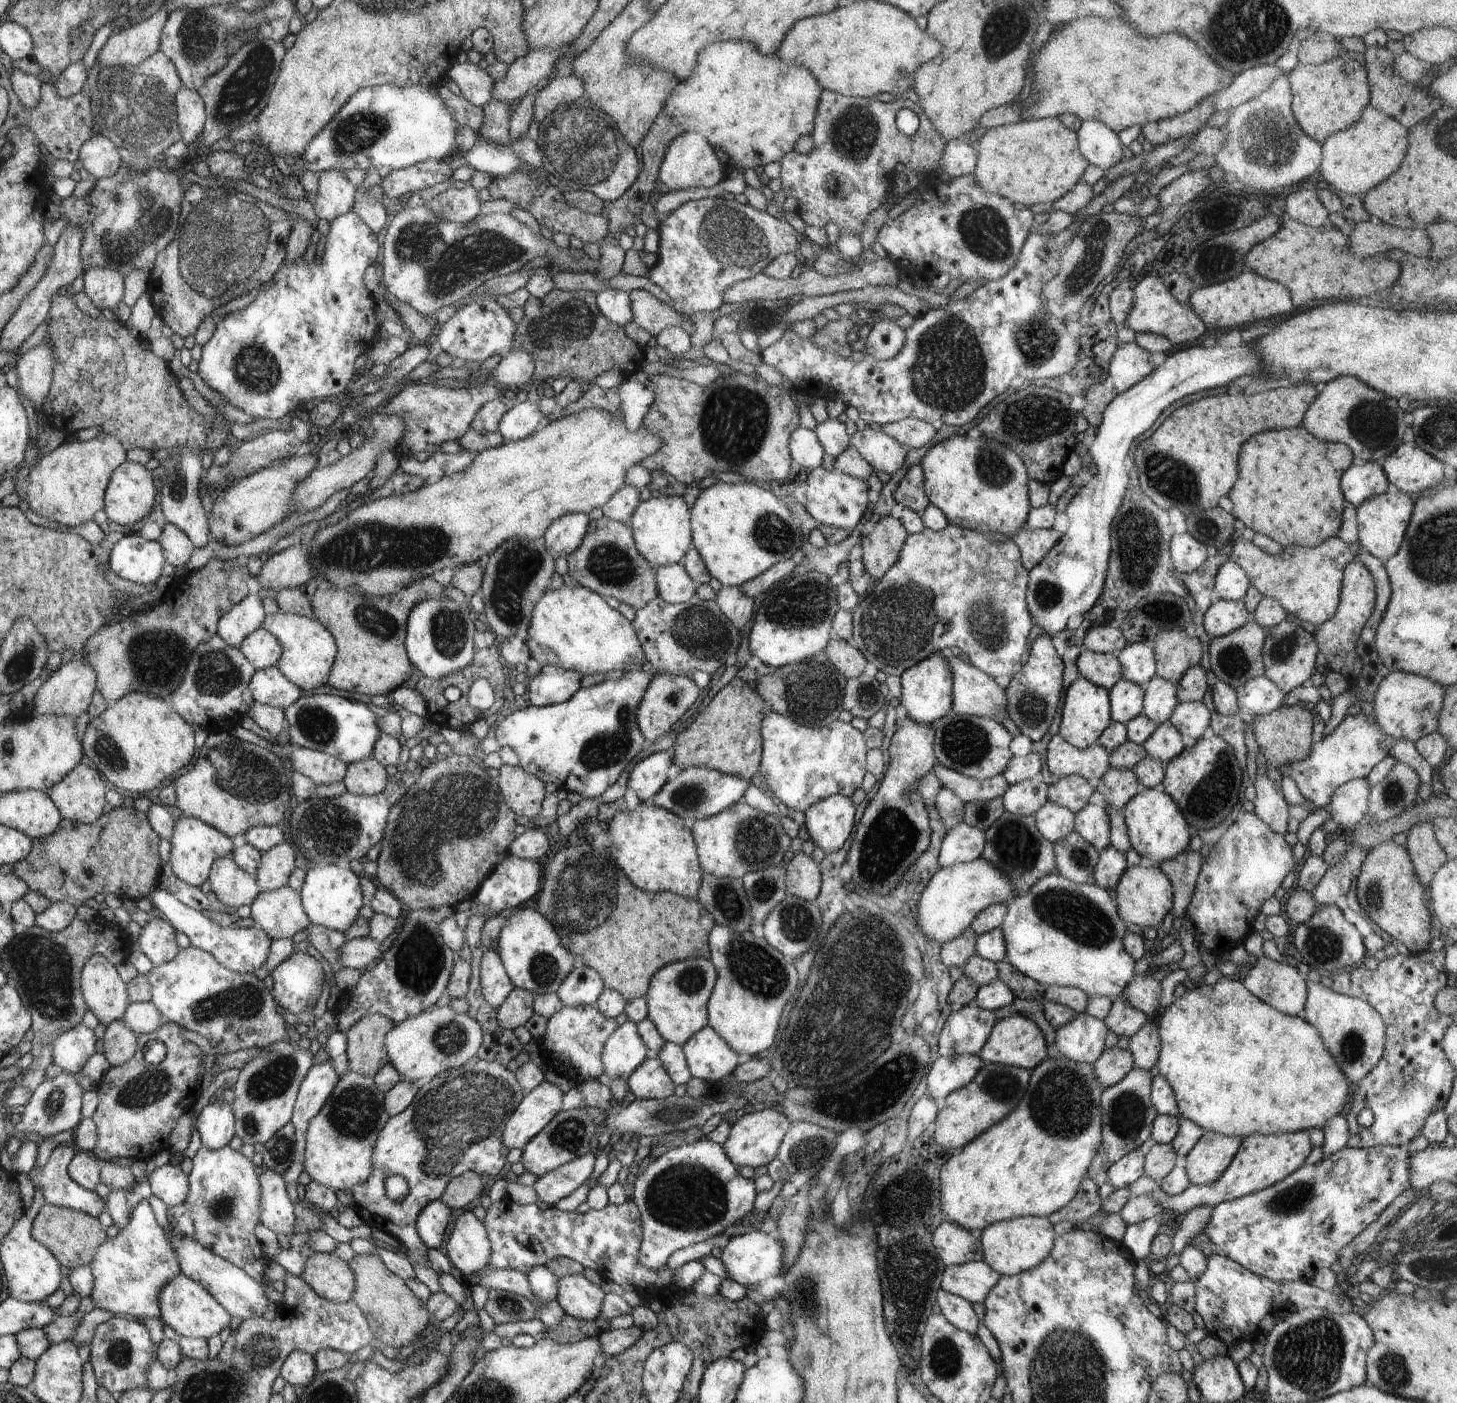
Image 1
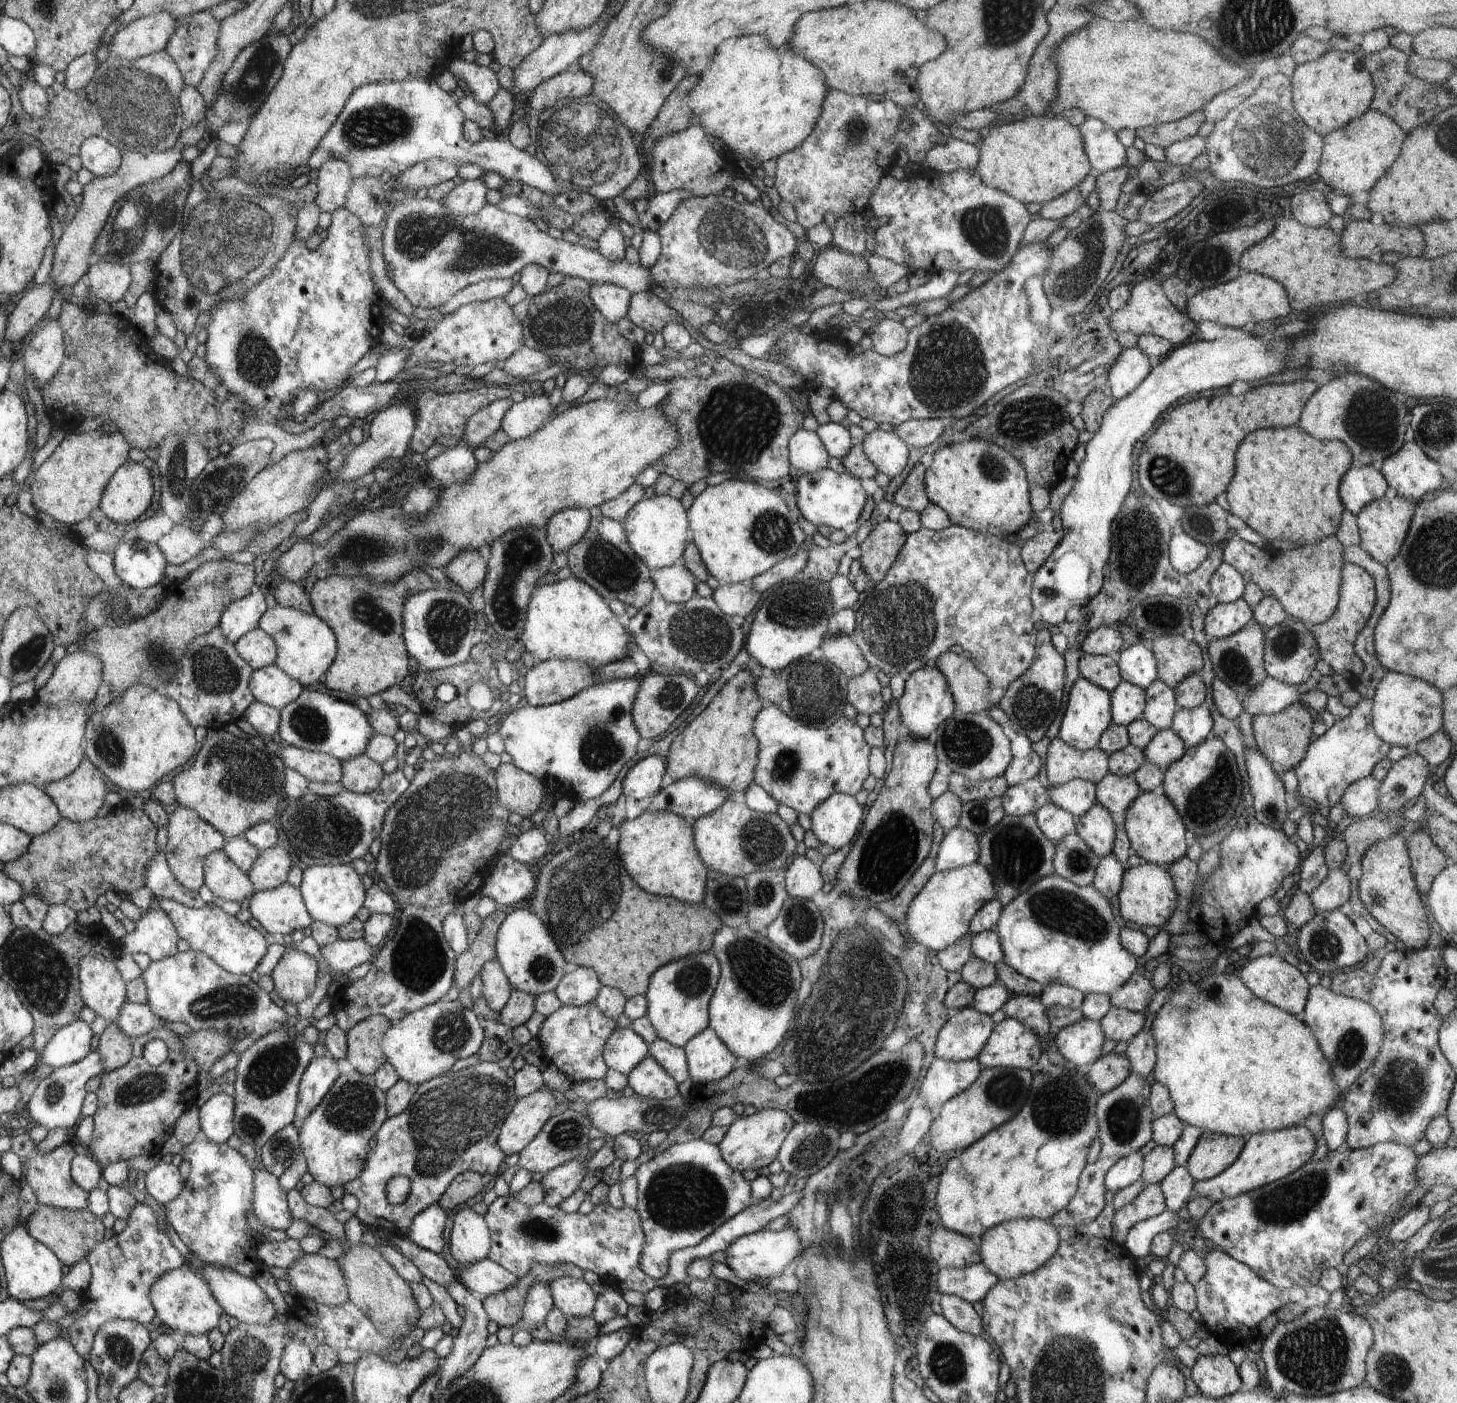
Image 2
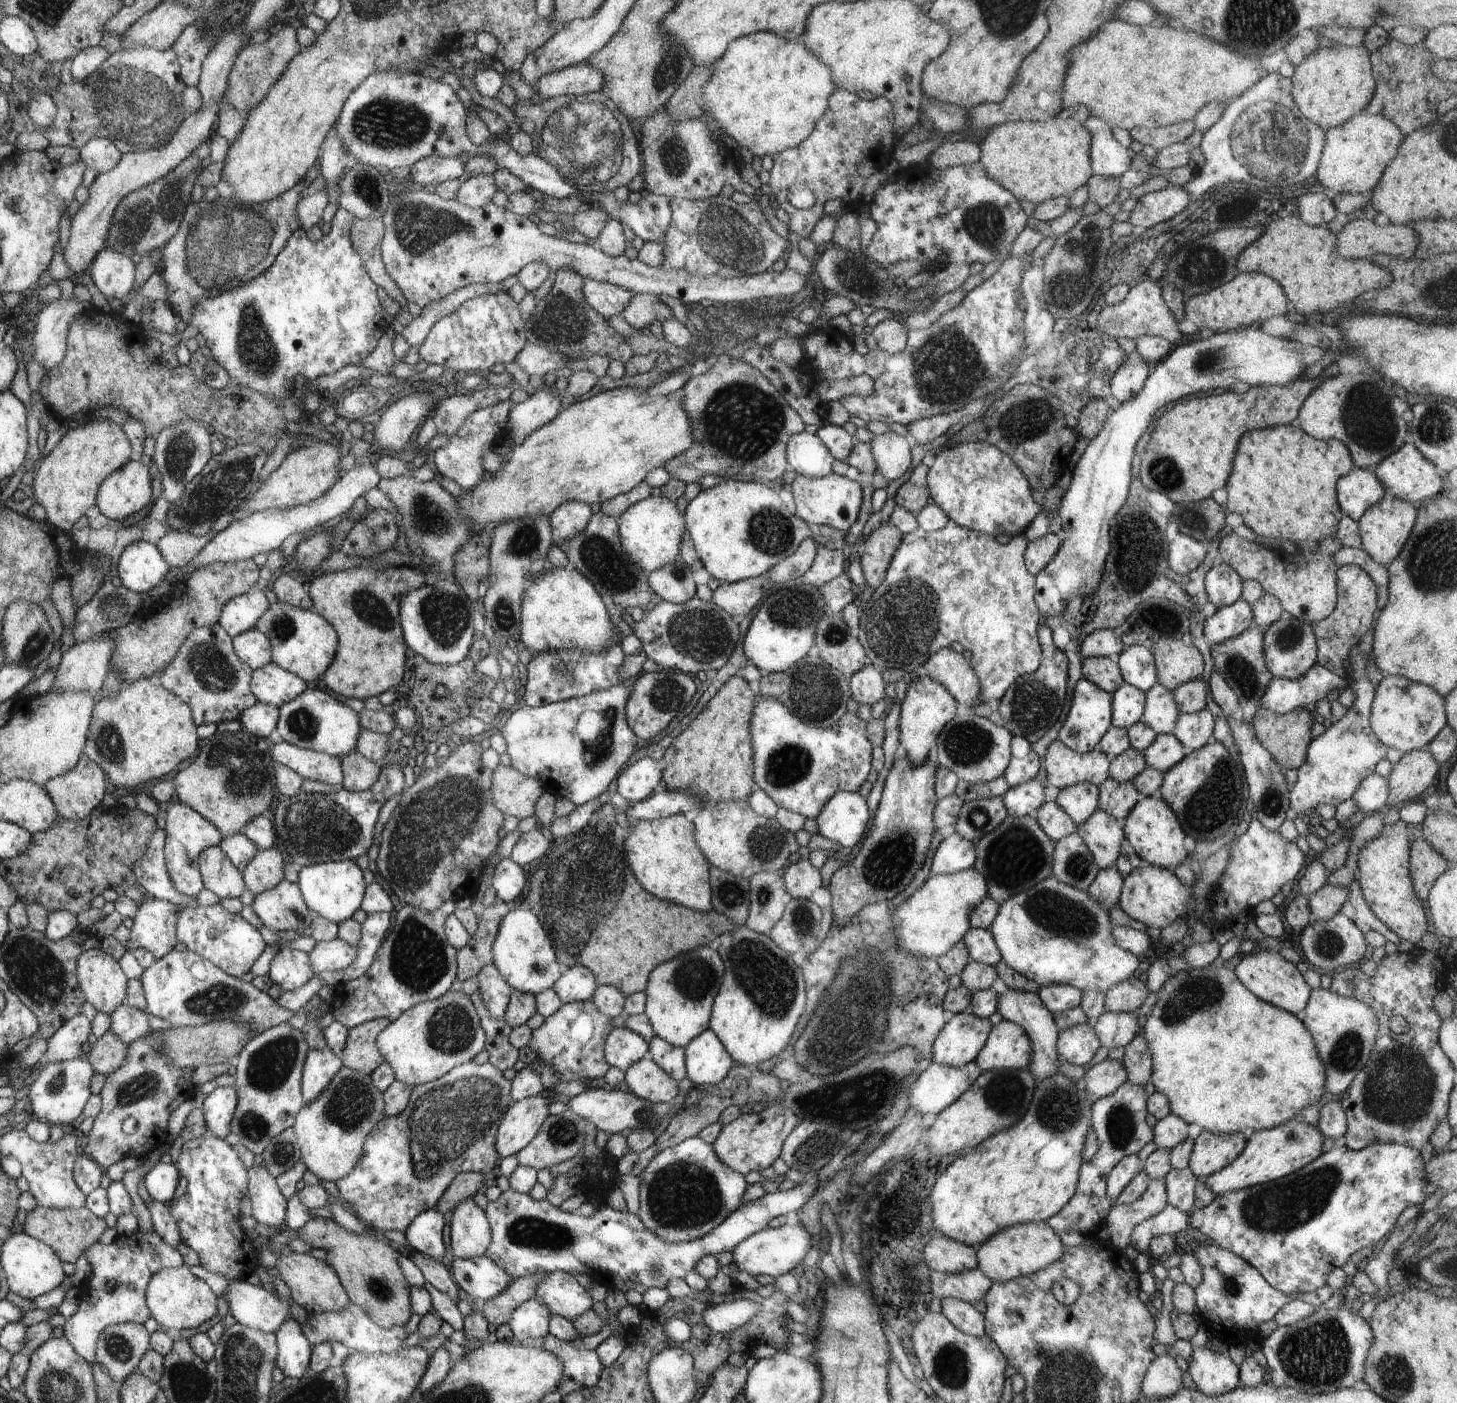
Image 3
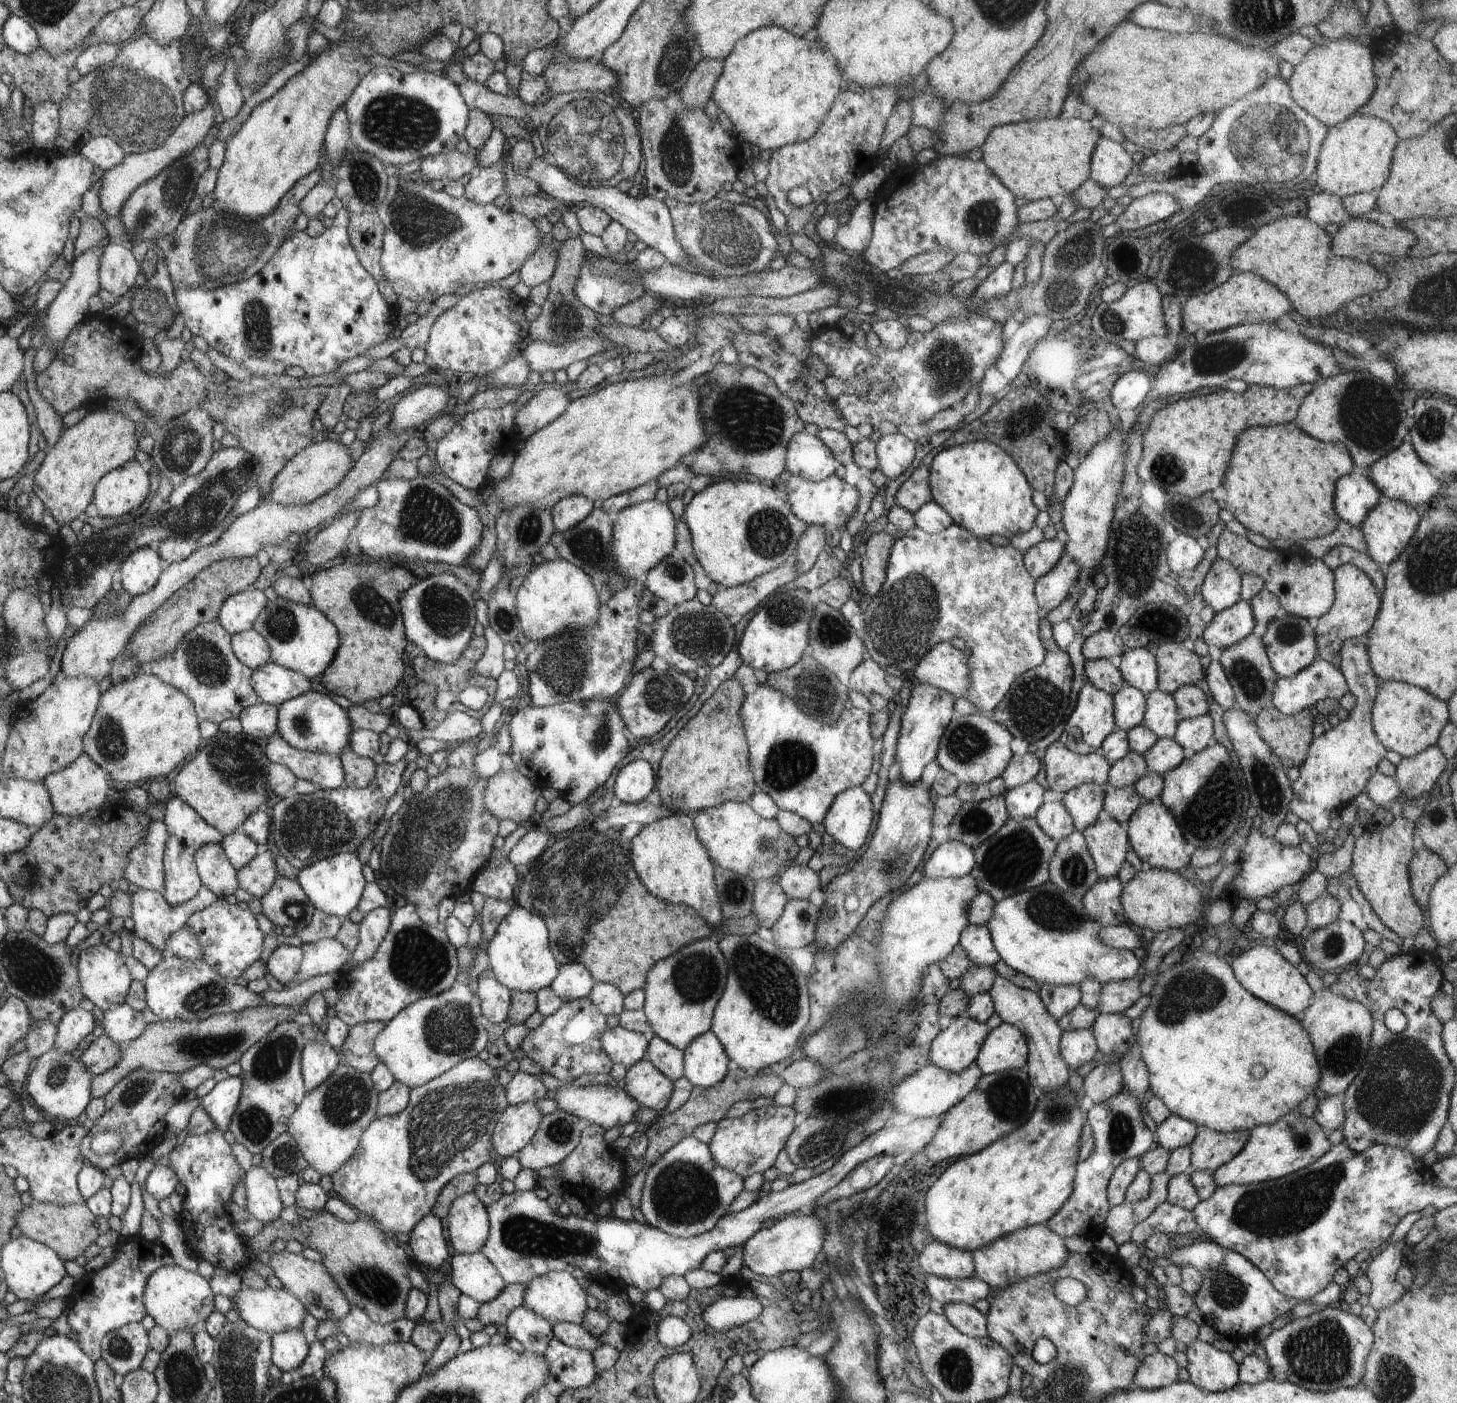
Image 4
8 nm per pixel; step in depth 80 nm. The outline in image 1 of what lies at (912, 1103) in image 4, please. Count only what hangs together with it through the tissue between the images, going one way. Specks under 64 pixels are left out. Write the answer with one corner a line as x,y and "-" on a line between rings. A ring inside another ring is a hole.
978,1055
938,1057
927,1072
926,1096
941,1103
952,1091
972,1082
984,1065

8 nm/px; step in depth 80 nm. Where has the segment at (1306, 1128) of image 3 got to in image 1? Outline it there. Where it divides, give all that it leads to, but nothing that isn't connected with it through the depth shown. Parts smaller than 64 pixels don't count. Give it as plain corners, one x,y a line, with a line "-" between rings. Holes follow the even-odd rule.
1307,1131
1282,1133
1279,1135
1253,1134
1242,1138
1240,1148
1236,1151
1230,1166
1224,1170
1216,1182
1208,1186
1190,1185
1184,1192
1170,1196
1159,1183
1148,1175
1142,1175
1127,1186
1130,1198
1148,1195
1163,1209
1169,1218
1180,1218
1180,1226
1176,1235
1171,1238
1173,1252
1181,1253
1198,1234
1205,1233
1212,1209
1221,1202
1231,1201
1243,1196
1264,1190
1274,1183
1280,1182
1290,1173
1298,1170
1313,1149

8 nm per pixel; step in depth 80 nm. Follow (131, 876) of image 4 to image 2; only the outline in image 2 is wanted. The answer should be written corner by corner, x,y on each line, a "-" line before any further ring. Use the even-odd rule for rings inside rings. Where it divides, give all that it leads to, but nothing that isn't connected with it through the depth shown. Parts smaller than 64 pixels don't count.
160,850
156,858
147,865
146,886
152,892
154,899
168,898
188,908
200,909
207,906
198,891
186,890
172,875
165,853

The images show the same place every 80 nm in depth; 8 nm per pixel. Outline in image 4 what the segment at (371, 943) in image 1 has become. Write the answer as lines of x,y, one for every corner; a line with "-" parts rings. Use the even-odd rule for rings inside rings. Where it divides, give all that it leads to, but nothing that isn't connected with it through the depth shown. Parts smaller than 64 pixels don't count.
337,938
322,939
315,943
302,944
303,962
294,981
285,983
284,988
294,987
312,976
340,970
349,961
351,951

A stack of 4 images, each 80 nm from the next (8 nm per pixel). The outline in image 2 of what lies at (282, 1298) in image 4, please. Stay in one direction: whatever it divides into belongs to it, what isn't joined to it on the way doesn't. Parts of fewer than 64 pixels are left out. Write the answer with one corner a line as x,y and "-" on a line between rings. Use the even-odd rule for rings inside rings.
192,1254
189,1266
192,1271
196,1270
205,1282
211,1284
211,1290
214,1292
215,1298
228,1316
234,1317
240,1323
246,1324
264,1325
276,1320
277,1312
274,1309
274,1305
264,1290
251,1277
236,1274
236,1271
226,1270
222,1266
212,1266
212,1264
204,1262
202,1258
198,1258
196,1254

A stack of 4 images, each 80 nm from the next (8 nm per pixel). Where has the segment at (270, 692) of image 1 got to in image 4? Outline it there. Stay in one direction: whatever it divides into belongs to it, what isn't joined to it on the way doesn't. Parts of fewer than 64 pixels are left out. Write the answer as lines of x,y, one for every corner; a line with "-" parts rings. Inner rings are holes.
269,660
254,670
251,677
260,700
279,707
287,700
310,691
310,679

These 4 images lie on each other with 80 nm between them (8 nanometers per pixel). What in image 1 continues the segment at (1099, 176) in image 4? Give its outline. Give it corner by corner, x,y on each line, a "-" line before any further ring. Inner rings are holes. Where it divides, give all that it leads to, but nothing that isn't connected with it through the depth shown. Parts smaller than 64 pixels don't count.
1097,120
1082,121
1077,130
1078,148
1090,165
1102,167
1105,171
1123,160
1121,140
1118,133

